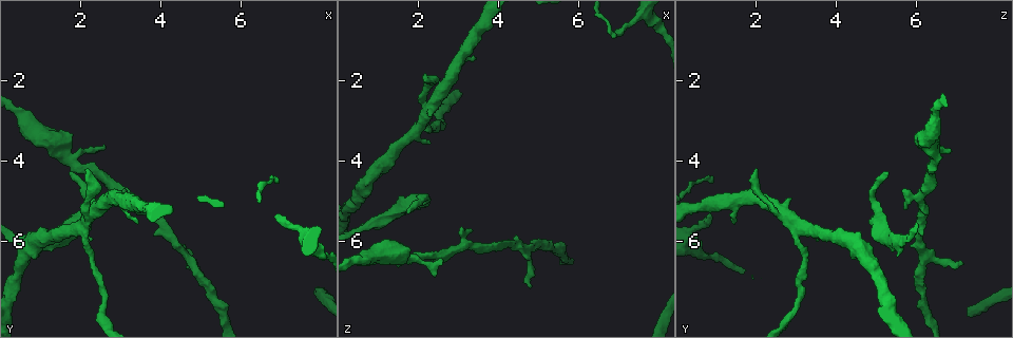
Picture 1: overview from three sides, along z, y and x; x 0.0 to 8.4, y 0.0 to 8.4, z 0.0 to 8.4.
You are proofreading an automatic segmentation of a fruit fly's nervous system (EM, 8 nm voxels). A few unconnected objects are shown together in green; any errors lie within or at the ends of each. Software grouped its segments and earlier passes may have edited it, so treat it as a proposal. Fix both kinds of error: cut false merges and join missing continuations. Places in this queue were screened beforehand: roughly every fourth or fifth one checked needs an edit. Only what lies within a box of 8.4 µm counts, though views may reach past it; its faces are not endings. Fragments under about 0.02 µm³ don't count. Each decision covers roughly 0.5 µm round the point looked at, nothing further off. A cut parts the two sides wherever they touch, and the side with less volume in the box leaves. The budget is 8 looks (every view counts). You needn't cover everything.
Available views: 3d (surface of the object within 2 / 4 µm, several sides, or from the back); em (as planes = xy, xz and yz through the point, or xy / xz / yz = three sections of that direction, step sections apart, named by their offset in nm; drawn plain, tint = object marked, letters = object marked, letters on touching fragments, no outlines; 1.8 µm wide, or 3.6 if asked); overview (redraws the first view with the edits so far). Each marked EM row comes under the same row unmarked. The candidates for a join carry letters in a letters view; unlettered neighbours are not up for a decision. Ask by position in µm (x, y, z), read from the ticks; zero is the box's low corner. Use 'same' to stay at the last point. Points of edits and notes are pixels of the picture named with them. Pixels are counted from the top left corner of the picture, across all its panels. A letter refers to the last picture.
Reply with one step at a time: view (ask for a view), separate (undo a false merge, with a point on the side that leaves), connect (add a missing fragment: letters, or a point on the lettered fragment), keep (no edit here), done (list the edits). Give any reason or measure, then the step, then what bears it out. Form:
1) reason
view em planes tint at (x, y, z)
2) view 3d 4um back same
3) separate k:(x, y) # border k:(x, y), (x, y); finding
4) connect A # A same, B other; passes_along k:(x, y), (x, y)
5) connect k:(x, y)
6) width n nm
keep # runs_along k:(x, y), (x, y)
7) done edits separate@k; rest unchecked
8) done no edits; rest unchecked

branch stops here
view em xz step 16 tint at (6.80, 5.40, 0.85)

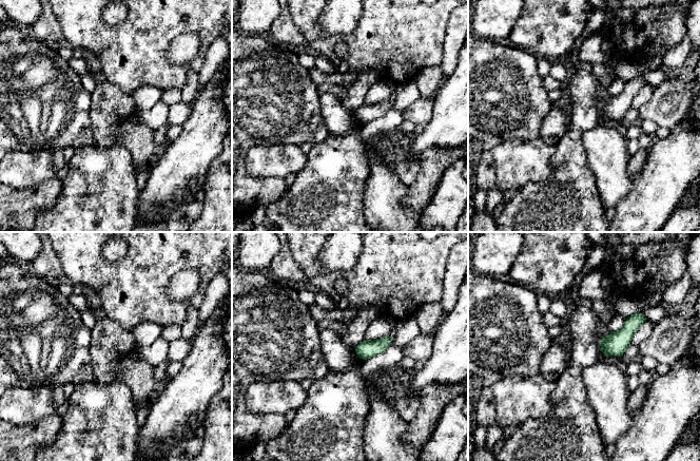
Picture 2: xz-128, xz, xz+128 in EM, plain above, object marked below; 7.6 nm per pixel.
view em planes letters same

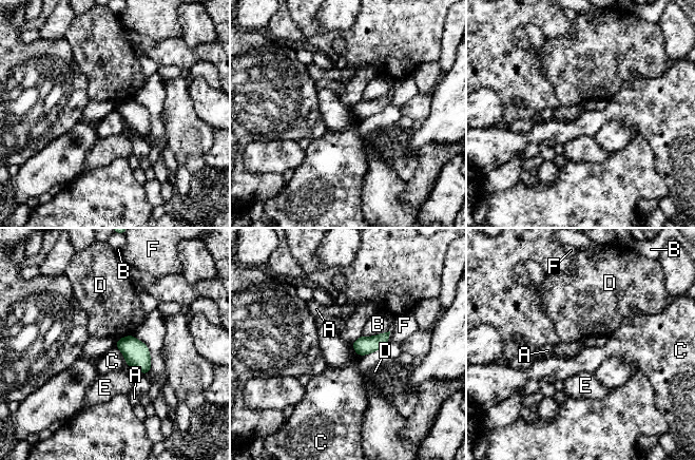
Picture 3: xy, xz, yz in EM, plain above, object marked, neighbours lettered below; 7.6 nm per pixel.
keep # A other, B other, C other, D other, E other, F other; none of them fits

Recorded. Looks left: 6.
side arm on a straight run
view 3d 2um at (2.10, 5.50, 2.95)

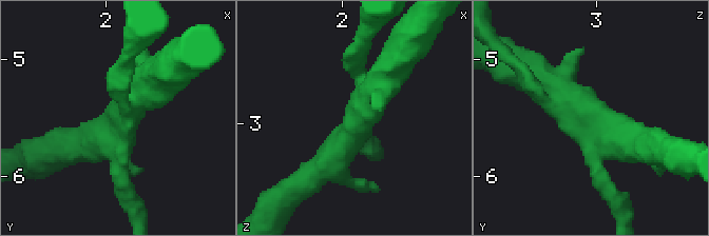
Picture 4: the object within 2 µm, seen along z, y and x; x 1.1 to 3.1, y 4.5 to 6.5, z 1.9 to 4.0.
arms 3
view em planes letters at (2.14, 5.54, 2.98)

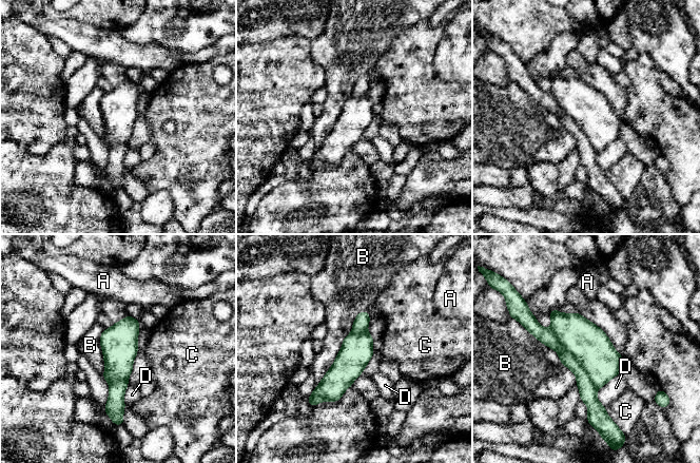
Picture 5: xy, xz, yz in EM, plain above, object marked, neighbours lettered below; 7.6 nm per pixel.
separate 5:(586, 388) # A other, B other, C other, D other; part_leaving 5:(535, 324), (581, 373), (602, 415); a second neuron is stuck on

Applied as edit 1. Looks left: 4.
view em 3.6um planes letters at (1.70, 4.30, 5.30)

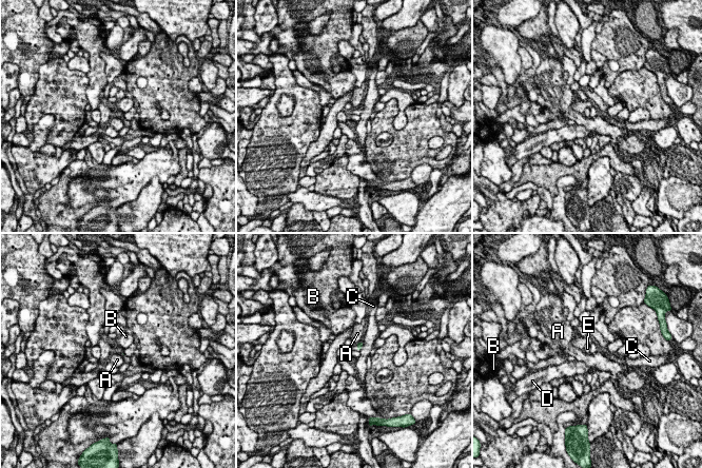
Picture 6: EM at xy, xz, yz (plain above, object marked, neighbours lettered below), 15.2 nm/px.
connect E # A other, B other, C other, D other, E same; passes_along 6:(359, 345), (357, 348), (353, 348); it goes on there

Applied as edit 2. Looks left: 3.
done edits separate@5, connect@6; rest unchecked

